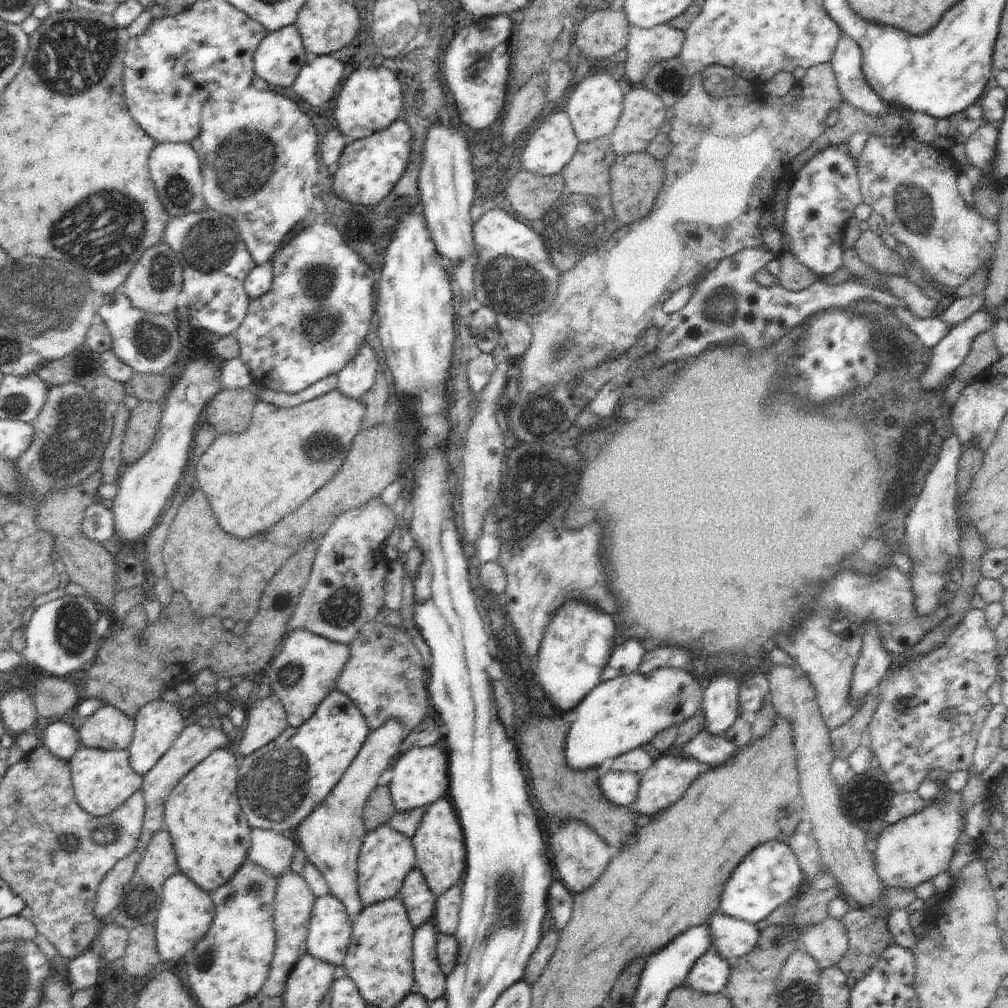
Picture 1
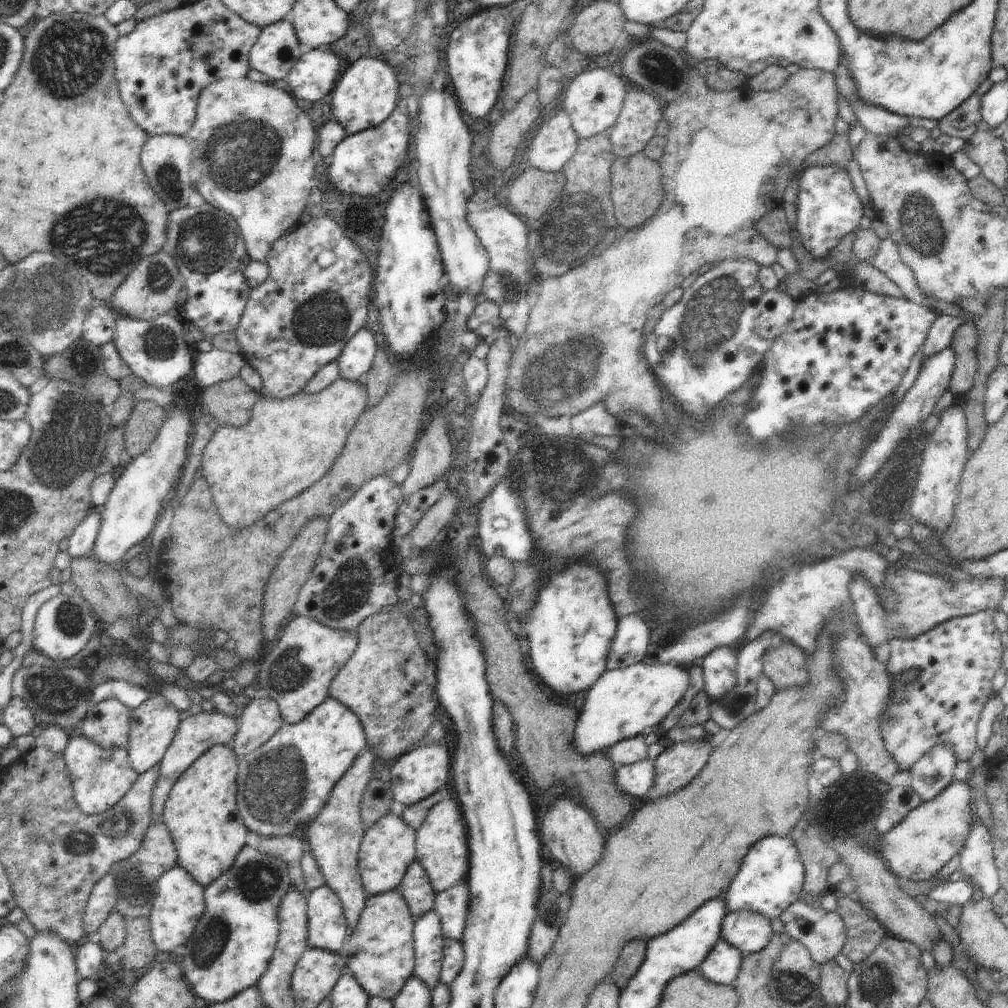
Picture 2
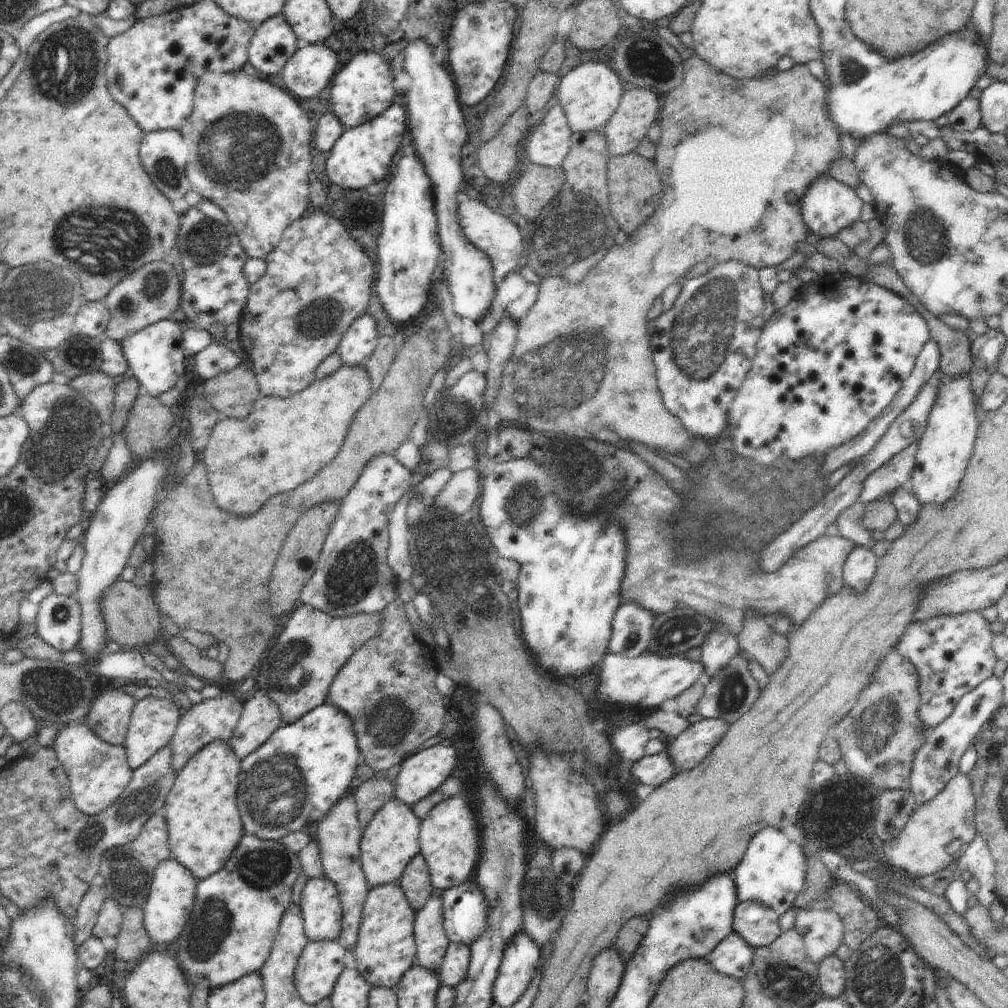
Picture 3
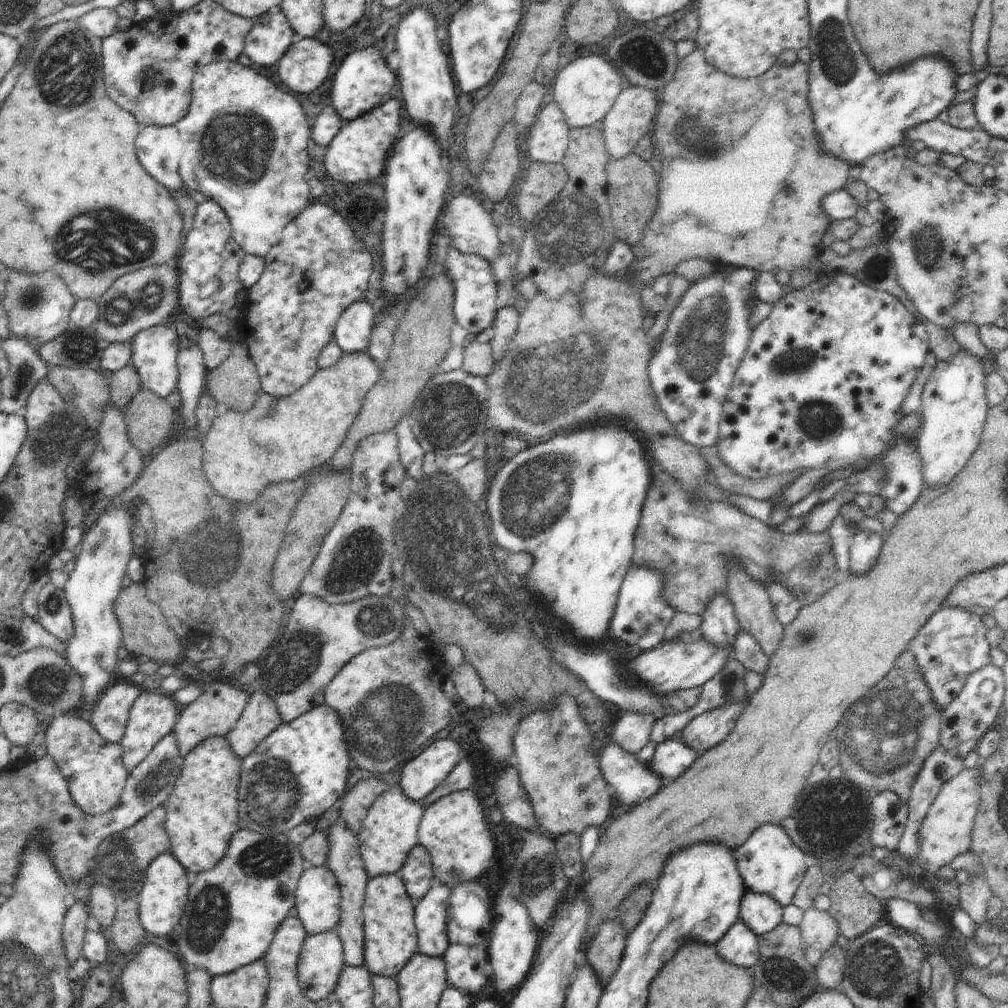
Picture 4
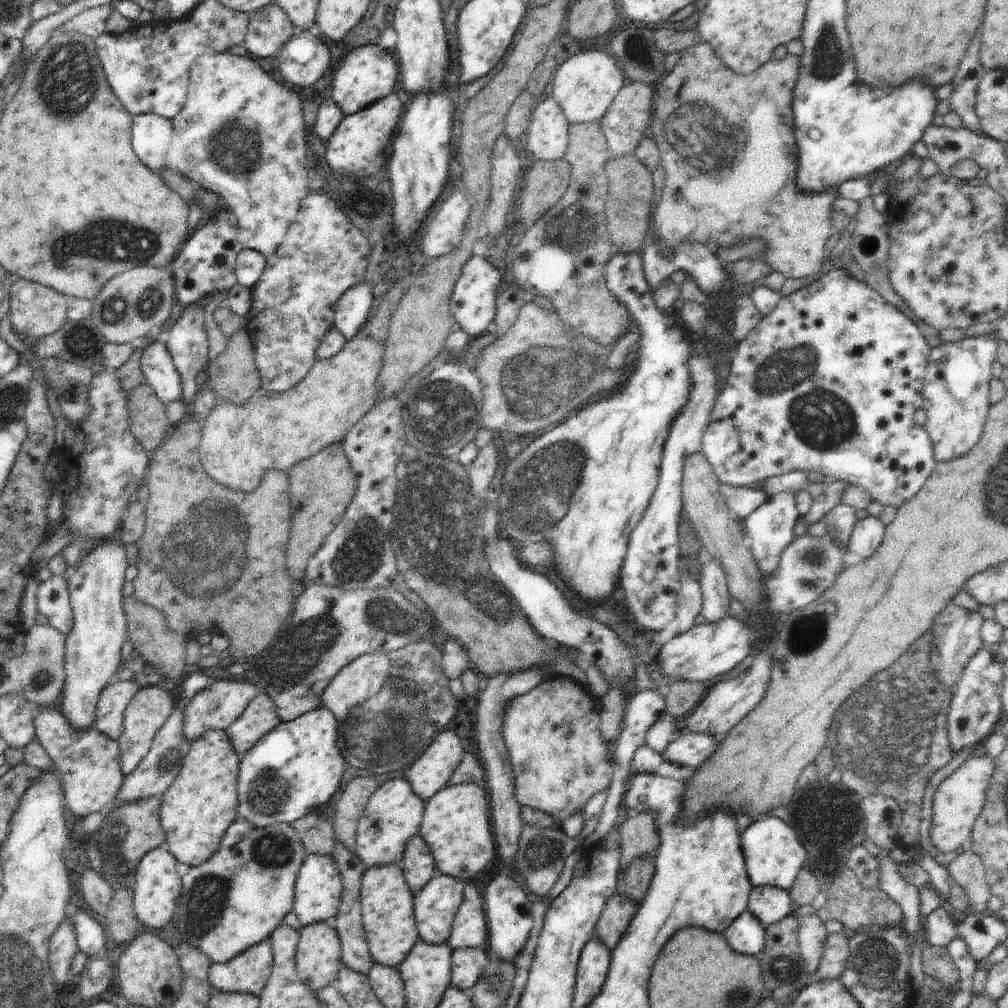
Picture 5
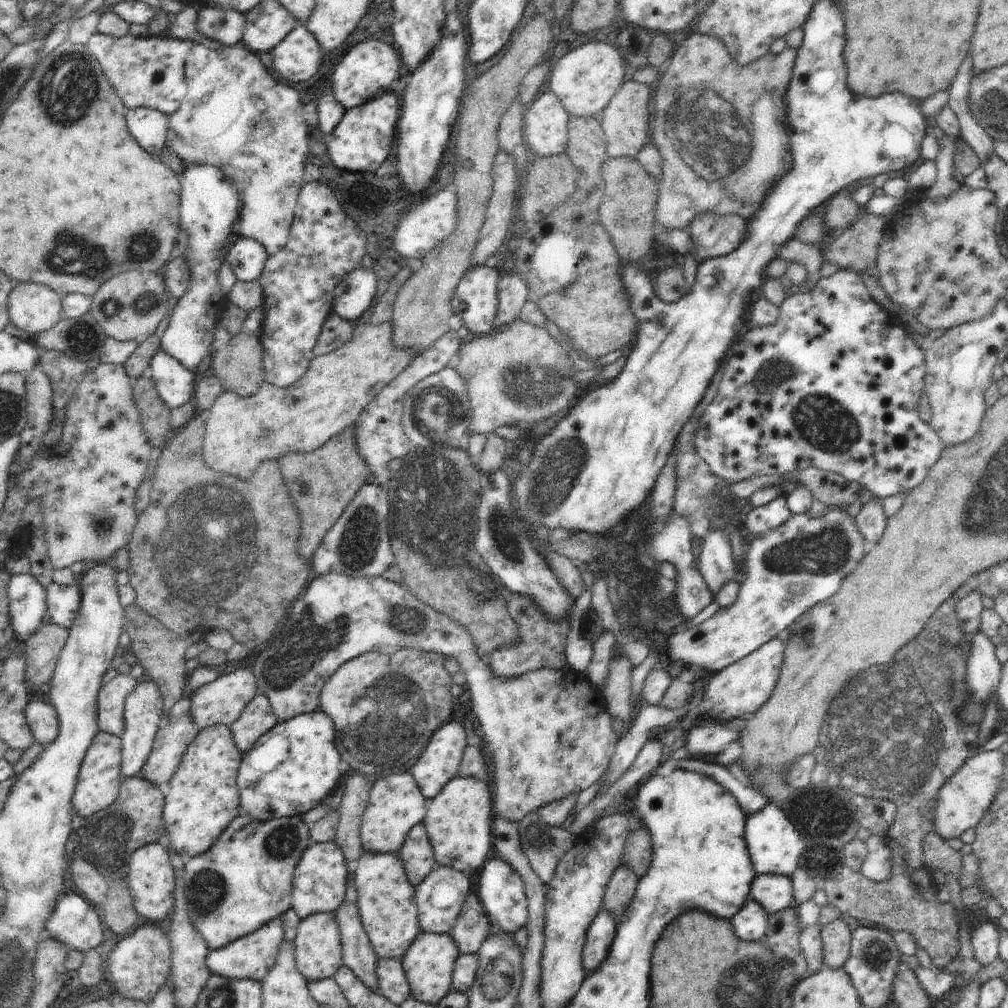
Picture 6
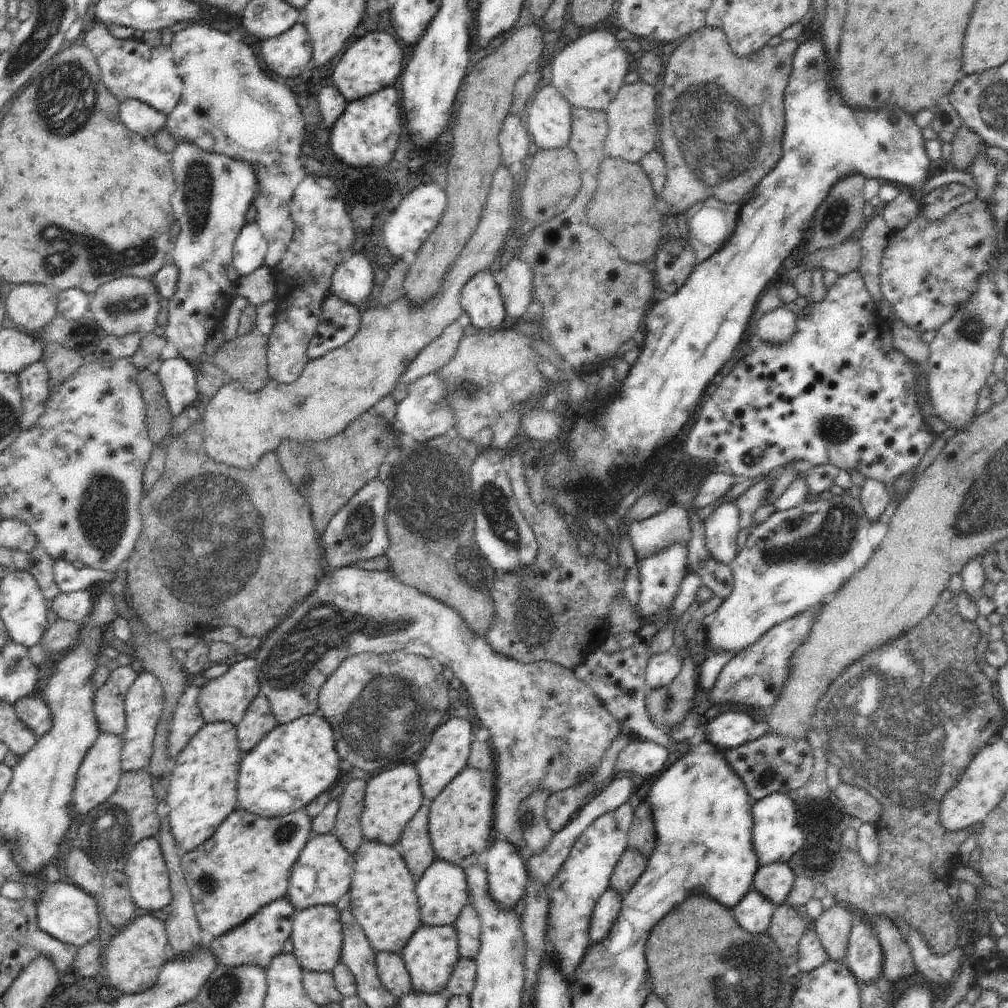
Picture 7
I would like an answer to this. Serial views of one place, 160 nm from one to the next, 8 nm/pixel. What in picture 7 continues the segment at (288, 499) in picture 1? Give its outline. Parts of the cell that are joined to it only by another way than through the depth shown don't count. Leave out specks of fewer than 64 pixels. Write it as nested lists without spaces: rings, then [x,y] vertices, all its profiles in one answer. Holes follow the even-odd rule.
[[[502,163],[495,170],[489,195],[476,230],[454,261],[439,294],[428,303],[421,307],[412,307],[403,296],[386,308],[368,309],[361,315],[361,325],[358,332],[346,344],[327,352],[320,358],[308,361],[301,377],[293,383],[285,385],[270,379],[266,386],[262,387],[262,390],[249,393],[242,384],[227,380],[226,384],[222,385],[222,388],[209,400],[205,413],[201,416],[205,422],[203,447],[211,460],[222,464],[226,462],[226,465],[234,466],[246,473],[259,463],[264,454],[275,451],[284,440],[312,444],[336,436],[351,422],[354,422],[358,416],[370,411],[372,406],[383,396],[391,393],[396,388],[400,376],[406,372],[420,351],[432,340],[438,338],[450,324],[457,321],[463,311],[460,306],[462,287],[475,274],[488,269],[490,264],[494,262],[494,258],[500,255],[506,234],[512,226],[510,204],[512,204],[514,178],[508,171],[508,167]]]

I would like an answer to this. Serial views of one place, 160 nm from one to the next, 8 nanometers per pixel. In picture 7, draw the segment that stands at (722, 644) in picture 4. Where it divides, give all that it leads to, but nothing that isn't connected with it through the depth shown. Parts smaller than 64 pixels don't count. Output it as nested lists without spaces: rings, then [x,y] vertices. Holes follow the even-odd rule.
[[[732,502],[716,508],[704,521],[705,545],[711,557],[729,565],[739,553],[744,533],[739,525],[739,508]]]

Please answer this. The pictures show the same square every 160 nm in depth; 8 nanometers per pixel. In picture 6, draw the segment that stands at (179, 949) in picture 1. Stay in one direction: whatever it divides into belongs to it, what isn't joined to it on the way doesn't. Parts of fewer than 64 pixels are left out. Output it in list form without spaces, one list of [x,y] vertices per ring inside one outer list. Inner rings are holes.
[[[150,843],[142,848],[139,848],[132,854],[129,860],[129,873],[127,880],[129,891],[133,900],[134,908],[139,915],[145,916],[148,922],[162,921],[167,916],[170,916],[175,903],[175,872],[169,857],[169,852],[159,843]]]

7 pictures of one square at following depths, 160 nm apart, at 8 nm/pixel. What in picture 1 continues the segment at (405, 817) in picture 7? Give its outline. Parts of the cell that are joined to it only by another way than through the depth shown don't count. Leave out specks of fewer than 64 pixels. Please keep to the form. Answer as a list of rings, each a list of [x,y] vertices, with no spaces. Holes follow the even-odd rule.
[[[382,825],[365,836],[357,860],[358,894],[362,906],[394,899],[402,888],[406,875],[415,867],[415,848],[412,839],[390,826]]]

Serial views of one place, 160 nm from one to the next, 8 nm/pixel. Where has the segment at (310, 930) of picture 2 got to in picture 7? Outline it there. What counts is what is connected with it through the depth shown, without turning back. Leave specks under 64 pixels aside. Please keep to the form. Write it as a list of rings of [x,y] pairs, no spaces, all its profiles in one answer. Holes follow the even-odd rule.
[[[331,832],[310,839],[291,868],[286,898],[294,907],[294,918],[300,911],[316,905],[338,906],[351,889],[354,867],[354,856]]]

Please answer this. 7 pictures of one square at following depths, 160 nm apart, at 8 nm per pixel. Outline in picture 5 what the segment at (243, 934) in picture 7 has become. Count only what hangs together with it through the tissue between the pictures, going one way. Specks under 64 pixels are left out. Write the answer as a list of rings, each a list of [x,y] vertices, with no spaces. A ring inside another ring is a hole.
[[[268,938],[227,963],[213,963],[209,981],[213,990],[259,997],[272,969],[273,952]]]

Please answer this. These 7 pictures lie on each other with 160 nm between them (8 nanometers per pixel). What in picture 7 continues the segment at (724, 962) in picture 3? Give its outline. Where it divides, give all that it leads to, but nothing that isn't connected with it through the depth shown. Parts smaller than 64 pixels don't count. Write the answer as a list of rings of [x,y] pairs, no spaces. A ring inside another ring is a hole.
[[[751,889],[733,908],[733,915],[747,933],[764,934],[770,926],[773,912],[777,908],[769,898]]]

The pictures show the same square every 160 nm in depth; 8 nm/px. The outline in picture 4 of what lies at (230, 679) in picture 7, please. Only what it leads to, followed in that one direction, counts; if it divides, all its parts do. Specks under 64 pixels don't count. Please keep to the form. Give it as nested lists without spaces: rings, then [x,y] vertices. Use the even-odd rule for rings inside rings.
[[[217,682],[206,686],[200,696],[179,713],[173,730],[183,758],[205,738],[211,736],[225,737],[238,722],[248,699],[248,694],[237,690],[233,685]]]

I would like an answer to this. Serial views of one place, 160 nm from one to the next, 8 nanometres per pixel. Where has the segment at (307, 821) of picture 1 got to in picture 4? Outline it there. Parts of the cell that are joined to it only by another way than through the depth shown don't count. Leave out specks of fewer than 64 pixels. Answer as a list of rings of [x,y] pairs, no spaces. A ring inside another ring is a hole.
[[[338,819],[328,828],[327,841],[329,853],[325,865],[334,873],[339,882],[341,892],[341,919],[336,926],[336,933],[342,940],[343,959],[348,966],[361,967],[364,965],[365,934],[363,931],[363,902],[365,888],[369,881],[366,869],[359,851],[357,834],[341,819]]]

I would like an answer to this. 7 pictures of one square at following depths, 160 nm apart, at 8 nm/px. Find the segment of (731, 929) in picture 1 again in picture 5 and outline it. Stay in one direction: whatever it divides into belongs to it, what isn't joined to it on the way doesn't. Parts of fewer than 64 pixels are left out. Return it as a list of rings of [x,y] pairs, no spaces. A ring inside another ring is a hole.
[[[752,887],[749,894],[747,911],[754,915],[764,926],[780,922],[788,917],[795,909],[788,891],[771,887]]]

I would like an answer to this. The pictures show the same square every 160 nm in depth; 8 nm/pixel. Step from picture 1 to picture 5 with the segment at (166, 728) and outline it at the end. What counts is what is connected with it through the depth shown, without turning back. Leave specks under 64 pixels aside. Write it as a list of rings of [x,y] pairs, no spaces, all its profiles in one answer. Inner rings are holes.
[[[153,685],[141,687],[125,708],[123,731],[117,740],[121,750],[121,769],[125,775],[129,775],[140,764],[142,758],[148,754],[154,736],[165,725],[168,717],[175,709],[173,706],[171,693]]]

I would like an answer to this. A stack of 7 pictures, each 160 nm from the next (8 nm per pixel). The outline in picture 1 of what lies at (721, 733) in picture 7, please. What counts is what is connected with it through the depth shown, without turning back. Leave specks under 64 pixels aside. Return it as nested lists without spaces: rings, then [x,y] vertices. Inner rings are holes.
[[[611,770],[599,778],[599,787],[614,806],[629,807],[635,801],[642,774]]]

